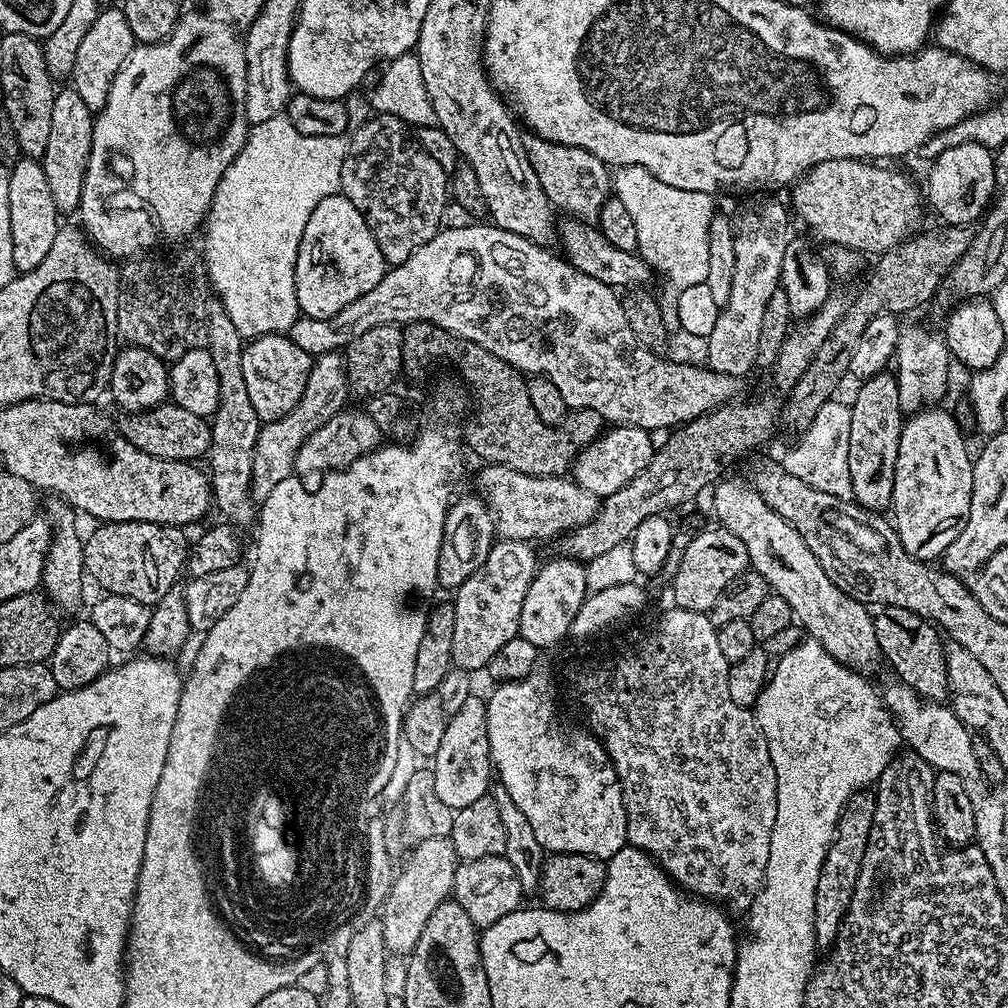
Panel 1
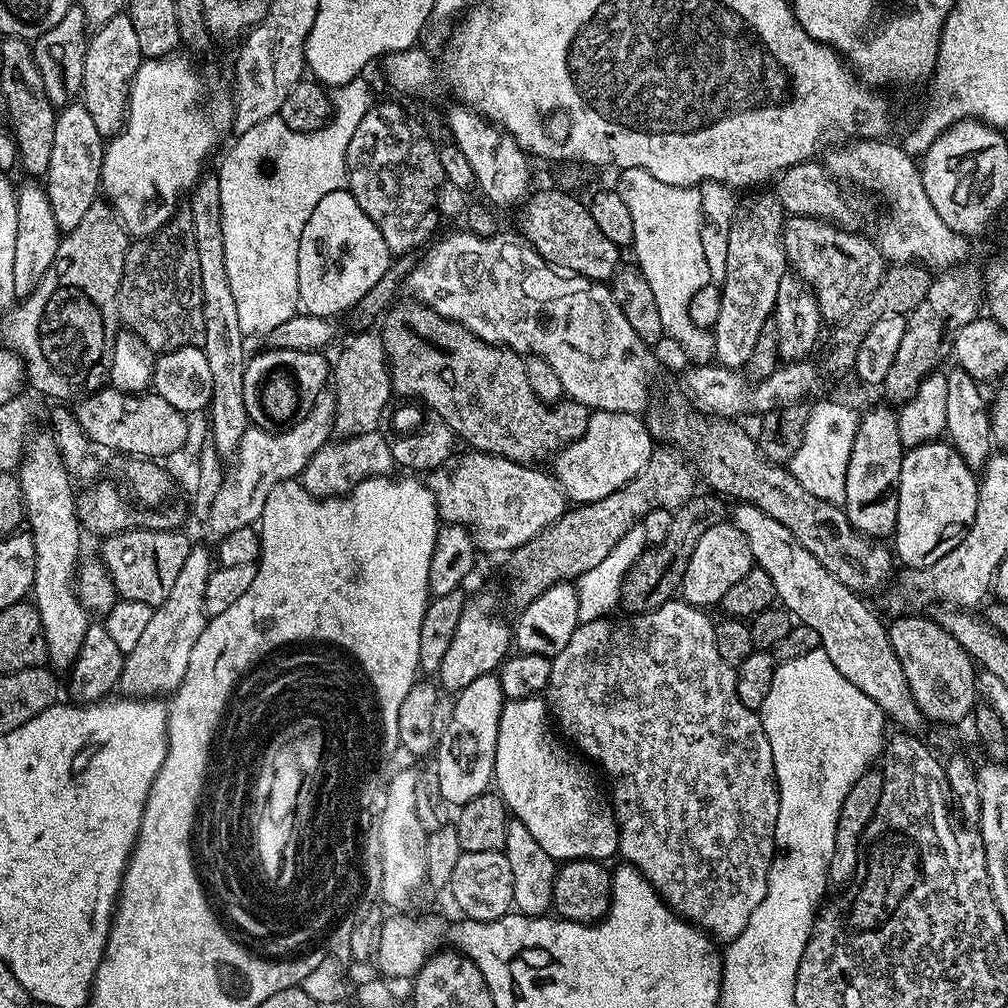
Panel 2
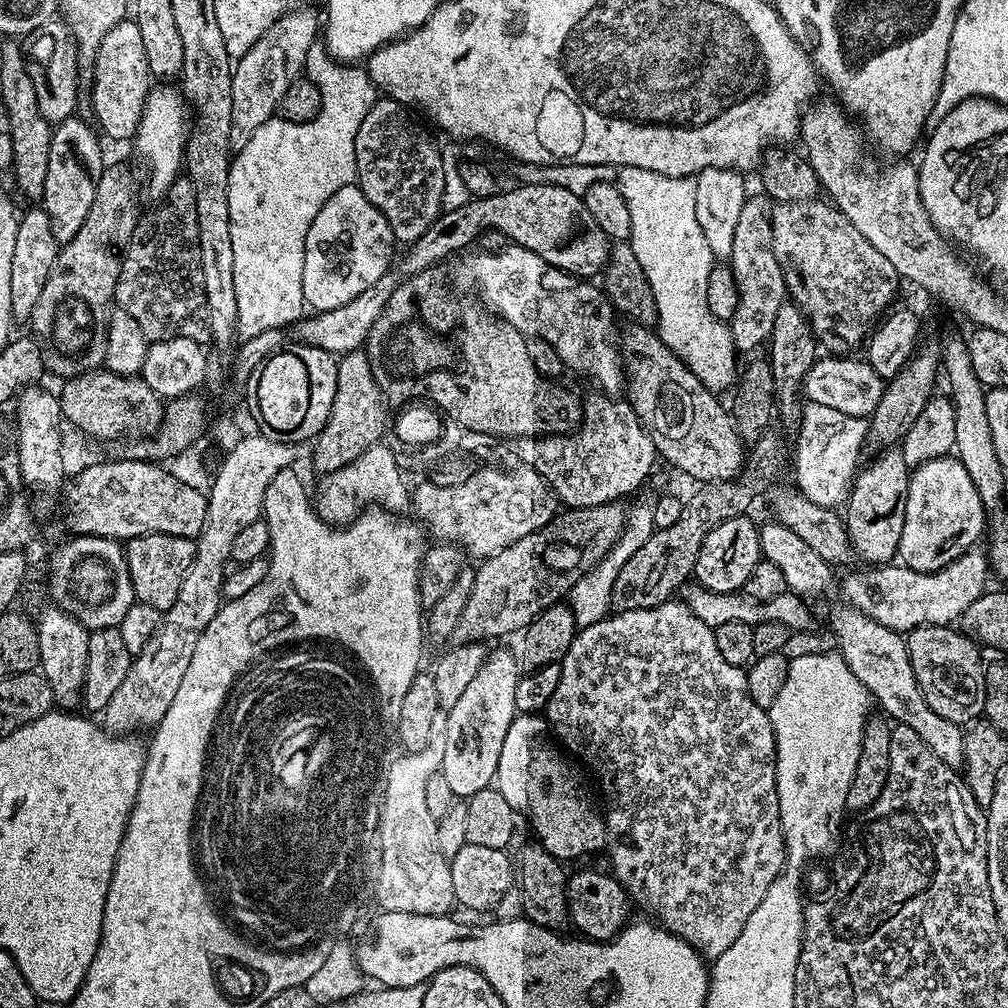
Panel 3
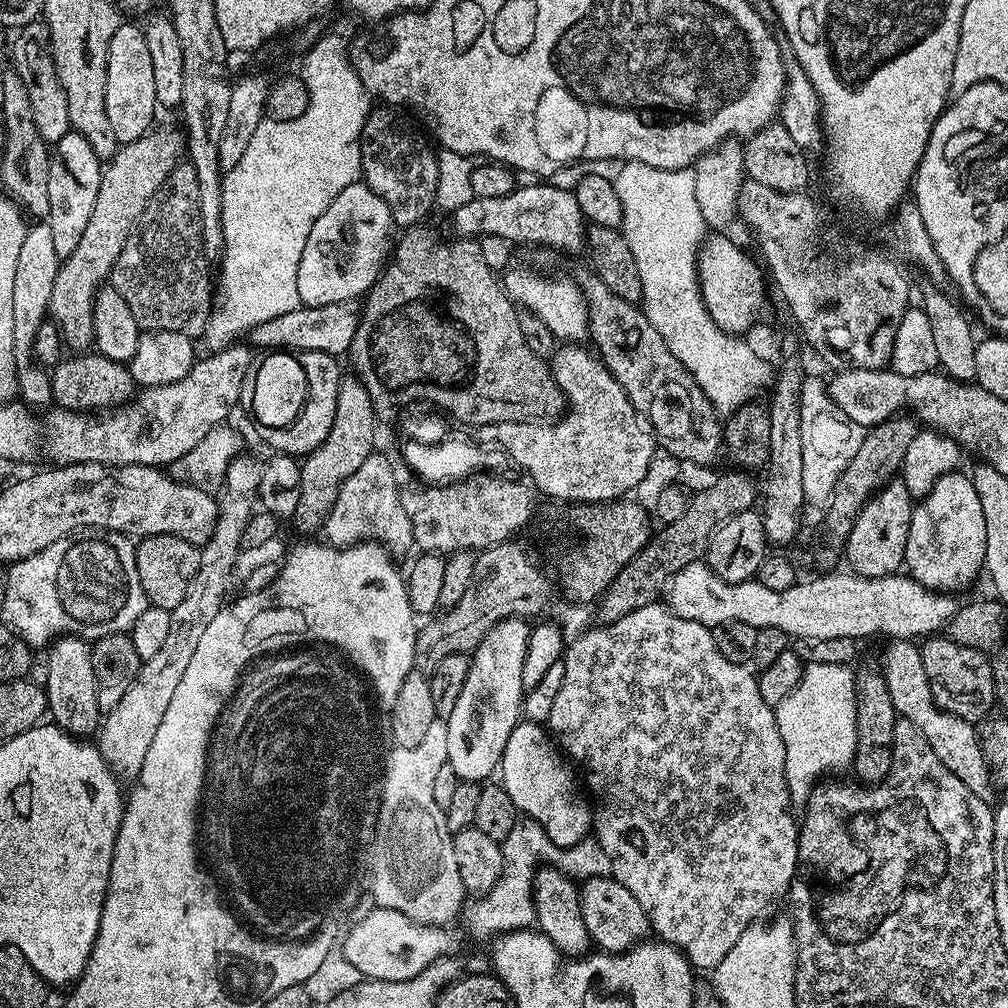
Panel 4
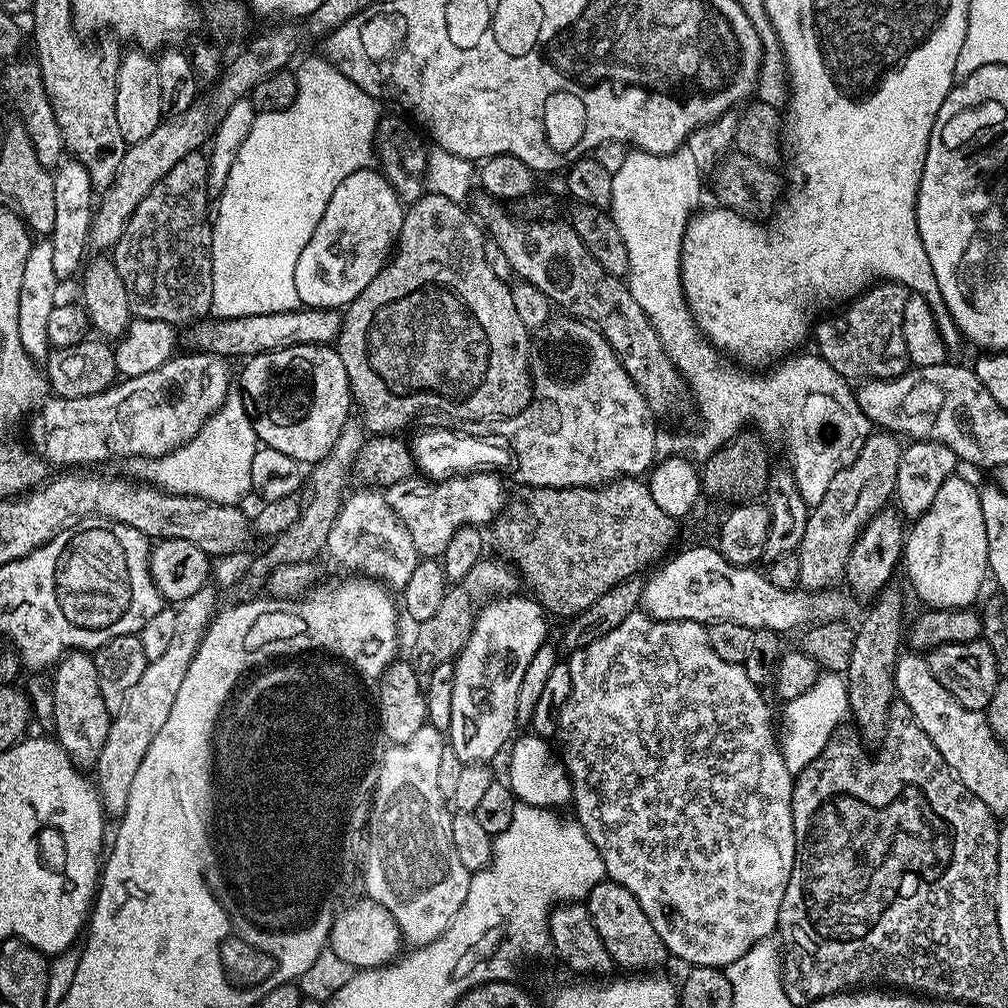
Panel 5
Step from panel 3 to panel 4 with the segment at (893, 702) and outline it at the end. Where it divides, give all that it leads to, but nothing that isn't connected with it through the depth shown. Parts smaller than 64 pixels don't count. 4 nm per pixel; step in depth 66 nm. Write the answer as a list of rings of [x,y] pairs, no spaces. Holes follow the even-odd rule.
[[[889,639],[884,648],[884,681],[890,690],[890,698],[896,707],[897,717],[908,720],[930,742],[934,754],[942,763],[961,780],[978,798],[988,800],[994,792],[992,778],[986,758],[977,740],[977,729],[973,721],[963,720],[954,714],[937,708],[930,694],[930,686],[926,678],[926,670],[922,670],[922,658],[919,647],[911,640]]]

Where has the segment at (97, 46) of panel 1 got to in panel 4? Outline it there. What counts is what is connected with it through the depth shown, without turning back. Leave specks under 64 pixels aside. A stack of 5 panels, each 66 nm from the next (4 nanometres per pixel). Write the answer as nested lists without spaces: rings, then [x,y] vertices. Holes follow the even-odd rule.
[[[121,22],[118,30],[114,30],[114,38],[110,38],[106,62],[106,114],[110,117],[117,145],[129,144],[146,135],[153,127],[156,112],[154,58],[150,58],[143,27],[139,23]]]

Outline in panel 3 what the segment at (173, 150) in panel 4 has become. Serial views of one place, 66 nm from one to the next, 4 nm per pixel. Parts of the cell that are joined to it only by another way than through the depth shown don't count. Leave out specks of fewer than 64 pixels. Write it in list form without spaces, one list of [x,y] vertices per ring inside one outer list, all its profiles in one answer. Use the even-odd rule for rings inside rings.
[[[105,167],[100,181],[96,183],[94,206],[90,206],[90,214],[86,214],[82,230],[78,230],[76,237],[57,251],[50,278],[46,286],[42,286],[38,306],[34,306],[32,311],[31,331],[37,337],[48,336],[52,357],[47,357],[46,364],[61,378],[78,376],[103,365],[108,318],[114,307],[120,273],[120,257],[136,233],[141,216],[142,208],[136,205],[135,178],[124,168]]]

